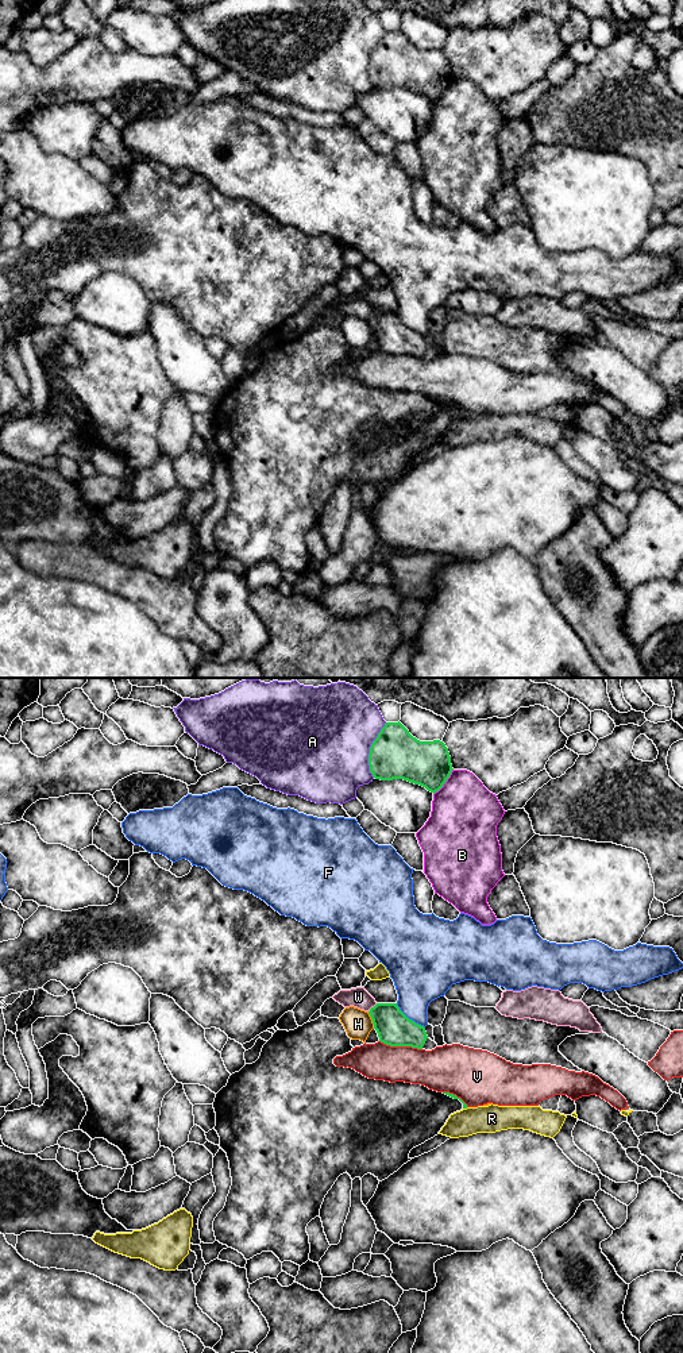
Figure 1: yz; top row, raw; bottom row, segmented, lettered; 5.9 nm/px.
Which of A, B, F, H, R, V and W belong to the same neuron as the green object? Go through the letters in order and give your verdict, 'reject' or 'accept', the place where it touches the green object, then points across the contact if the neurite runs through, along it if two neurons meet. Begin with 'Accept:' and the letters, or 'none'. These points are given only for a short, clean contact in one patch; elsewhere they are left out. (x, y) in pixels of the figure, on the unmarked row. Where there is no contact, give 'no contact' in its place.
Accept: none
A: reject; meets green in yz at (370, 58)
B: reject; meets green in yz at (446, 89)
F: reject; meets green in yz at (408, 327)
H: reject; meets green in yz at (371, 327)
R: reject; meets green in yz at (465, 416)
V: reject; meets green in yz at (401, 354)
W: reject; meets green in yz at (371, 316); border along yz (377, 312), (369, 320)

